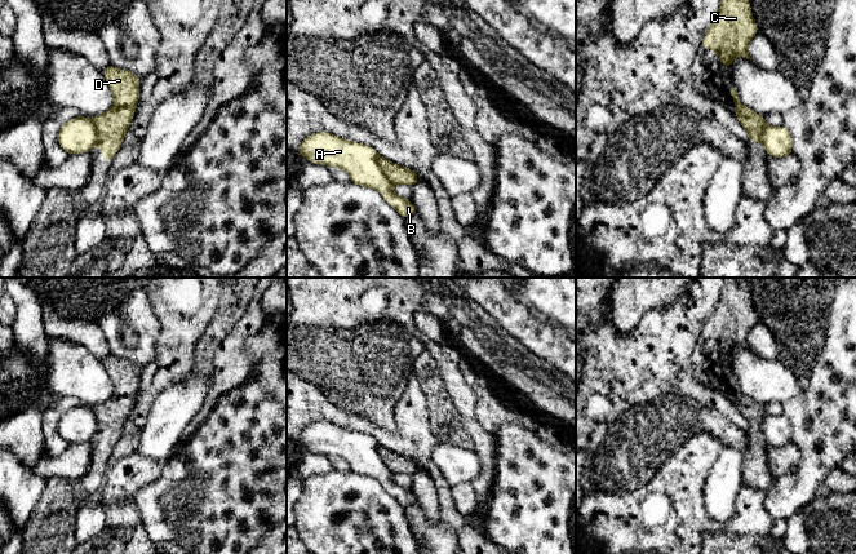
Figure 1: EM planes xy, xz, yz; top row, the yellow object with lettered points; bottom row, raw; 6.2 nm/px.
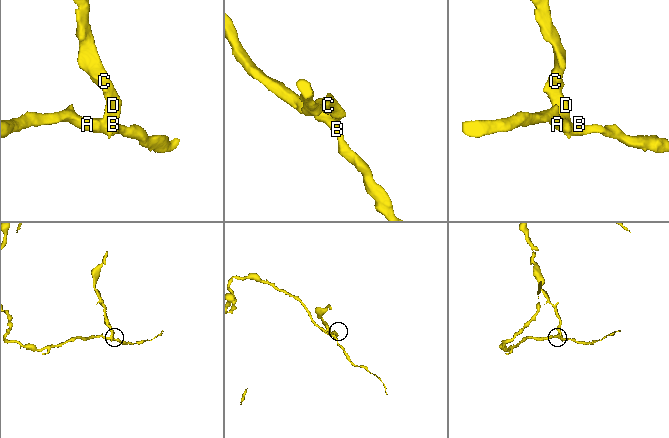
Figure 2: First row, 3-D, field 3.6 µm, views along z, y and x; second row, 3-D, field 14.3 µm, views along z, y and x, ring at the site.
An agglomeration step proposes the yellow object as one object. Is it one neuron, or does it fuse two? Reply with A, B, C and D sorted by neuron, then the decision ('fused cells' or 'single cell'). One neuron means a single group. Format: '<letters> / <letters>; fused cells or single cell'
A B / C D; fused cells

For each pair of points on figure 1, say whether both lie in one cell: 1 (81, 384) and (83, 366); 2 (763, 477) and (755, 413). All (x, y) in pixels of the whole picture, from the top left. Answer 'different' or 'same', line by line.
1: same
2: same

